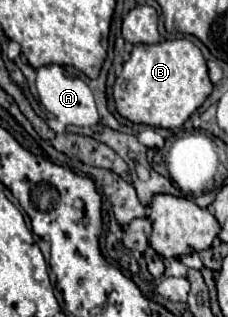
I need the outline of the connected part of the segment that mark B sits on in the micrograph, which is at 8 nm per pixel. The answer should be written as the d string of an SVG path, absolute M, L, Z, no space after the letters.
M189 39L161 41L155 45L135 45L129 61L115 81L117 113L133 123L175 129L197 111L211 93L211 79L201 49Z

